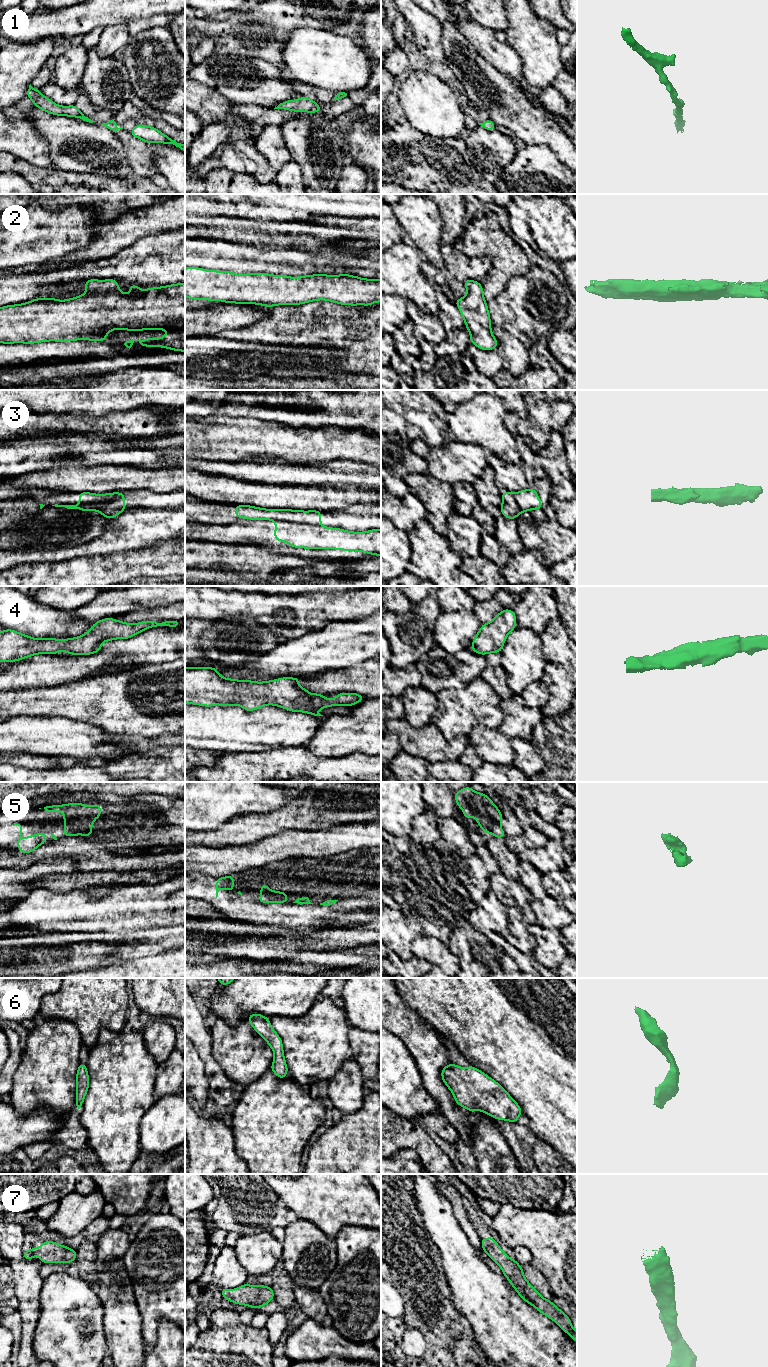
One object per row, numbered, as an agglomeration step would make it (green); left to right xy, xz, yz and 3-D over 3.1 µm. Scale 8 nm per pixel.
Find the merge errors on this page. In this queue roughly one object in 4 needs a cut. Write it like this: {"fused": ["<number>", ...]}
{"fused": ["3"]}

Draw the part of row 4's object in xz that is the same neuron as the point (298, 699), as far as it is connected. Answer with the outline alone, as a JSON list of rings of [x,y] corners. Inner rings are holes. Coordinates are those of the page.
[[[185,667],[185,703],[223,707],[239,705],[253,711],[265,705],[276,705],[292,712],[322,716],[318,709],[352,706],[365,700],[358,693],[337,693],[335,699],[312,693],[299,686],[300,678],[283,677],[265,682],[235,680],[222,677],[217,668]]]

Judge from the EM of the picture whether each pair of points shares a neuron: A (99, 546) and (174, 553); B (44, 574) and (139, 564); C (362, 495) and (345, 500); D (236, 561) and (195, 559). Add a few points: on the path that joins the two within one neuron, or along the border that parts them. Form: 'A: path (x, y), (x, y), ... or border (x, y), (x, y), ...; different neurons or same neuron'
A: border (156, 543), (150, 546), (116, 551), (110, 554); different neurons
B: path (68, 574), (96, 574), (115, 568); same neuron
C: path (358, 496), (349, 496); same neuron
D: path (226, 558), (205, 558); same neuron

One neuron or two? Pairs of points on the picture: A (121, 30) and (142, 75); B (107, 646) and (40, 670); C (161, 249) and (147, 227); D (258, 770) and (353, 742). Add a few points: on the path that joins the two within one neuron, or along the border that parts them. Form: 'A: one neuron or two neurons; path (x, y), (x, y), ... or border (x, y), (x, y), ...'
A: two neurons; border (132, 36), (126, 46)
B: one neuron; path (93, 663), (87, 666), (57, 669)
C: two neurons; border (174, 230), (153, 236)
D: two neurons; border (306, 746), (316, 755), (336, 757)

